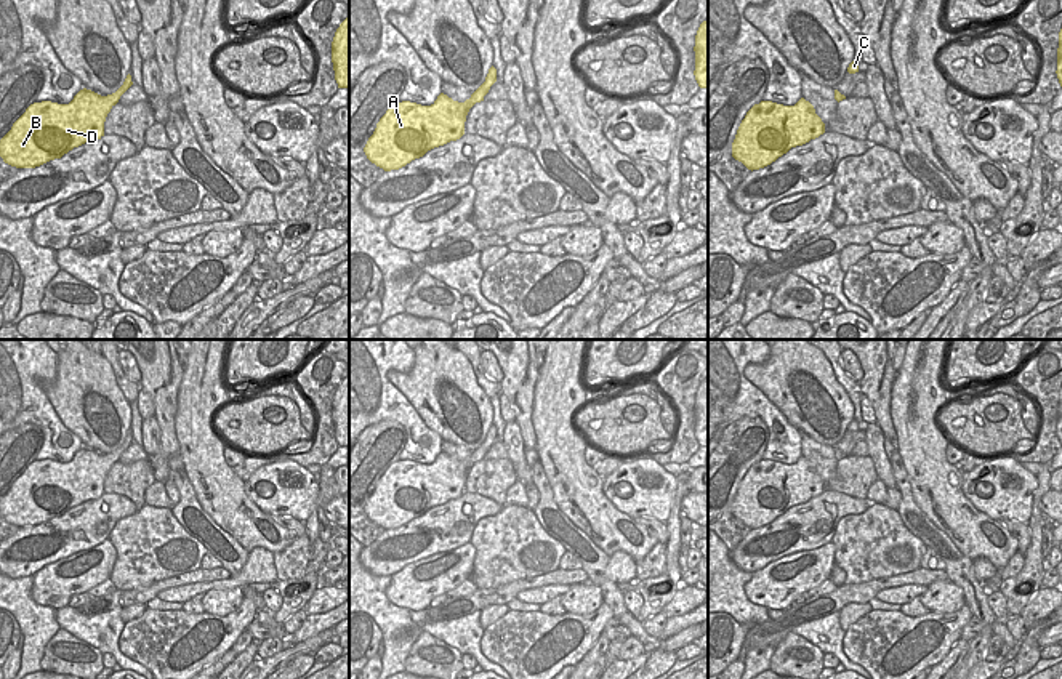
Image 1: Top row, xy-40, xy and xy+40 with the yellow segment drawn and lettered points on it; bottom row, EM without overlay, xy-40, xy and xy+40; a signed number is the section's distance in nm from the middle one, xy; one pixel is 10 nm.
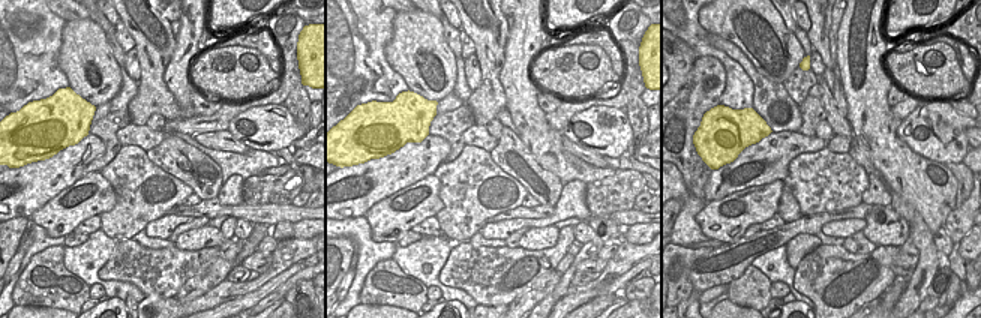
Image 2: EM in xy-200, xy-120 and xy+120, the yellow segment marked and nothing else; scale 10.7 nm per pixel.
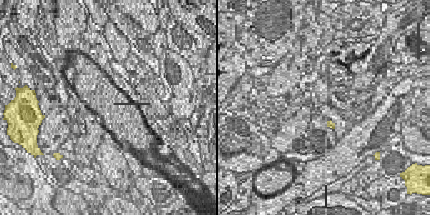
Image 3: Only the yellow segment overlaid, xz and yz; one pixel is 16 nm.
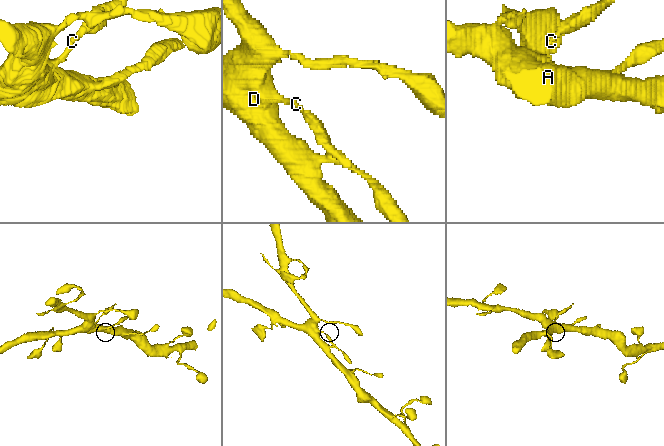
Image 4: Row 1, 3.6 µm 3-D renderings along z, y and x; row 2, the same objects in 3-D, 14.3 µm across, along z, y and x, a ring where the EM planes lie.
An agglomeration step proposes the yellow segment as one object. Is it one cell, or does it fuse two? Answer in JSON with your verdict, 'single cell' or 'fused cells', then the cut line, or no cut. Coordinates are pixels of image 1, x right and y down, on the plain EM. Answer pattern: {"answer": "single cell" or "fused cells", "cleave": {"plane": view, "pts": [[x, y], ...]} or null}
{"answer": "fused cells", "cleave": {"plane": "xy-40", "pts": [[117, 450], [114, 462]]}}

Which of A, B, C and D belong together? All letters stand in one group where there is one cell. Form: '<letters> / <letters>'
A B D / C

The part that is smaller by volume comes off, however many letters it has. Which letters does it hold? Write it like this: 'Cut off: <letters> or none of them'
Cut off: C

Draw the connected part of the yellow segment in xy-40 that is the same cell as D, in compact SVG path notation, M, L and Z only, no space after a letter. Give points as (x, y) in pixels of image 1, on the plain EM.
M80 448L69 463L42 460L30 463L0 498L0 516L16 527L35 527L90 500L104 495L104 480L115 464L119 452L101 455L91 448Z

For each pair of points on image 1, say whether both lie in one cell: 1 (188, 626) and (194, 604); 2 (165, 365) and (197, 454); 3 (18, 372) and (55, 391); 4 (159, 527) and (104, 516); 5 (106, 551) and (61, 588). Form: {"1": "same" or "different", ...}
{"1": "different", "2": "different", "3": "different", "4": "different", "5": "same"}

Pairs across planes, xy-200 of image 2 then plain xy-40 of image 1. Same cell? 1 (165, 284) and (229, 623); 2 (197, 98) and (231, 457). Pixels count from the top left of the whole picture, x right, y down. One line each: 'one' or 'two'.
1: one
2: one

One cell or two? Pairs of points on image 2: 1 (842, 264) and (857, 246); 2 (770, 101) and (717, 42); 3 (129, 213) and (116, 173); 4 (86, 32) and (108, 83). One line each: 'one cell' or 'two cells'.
1: two cells
2: one cell
3: one cell
4: one cell

